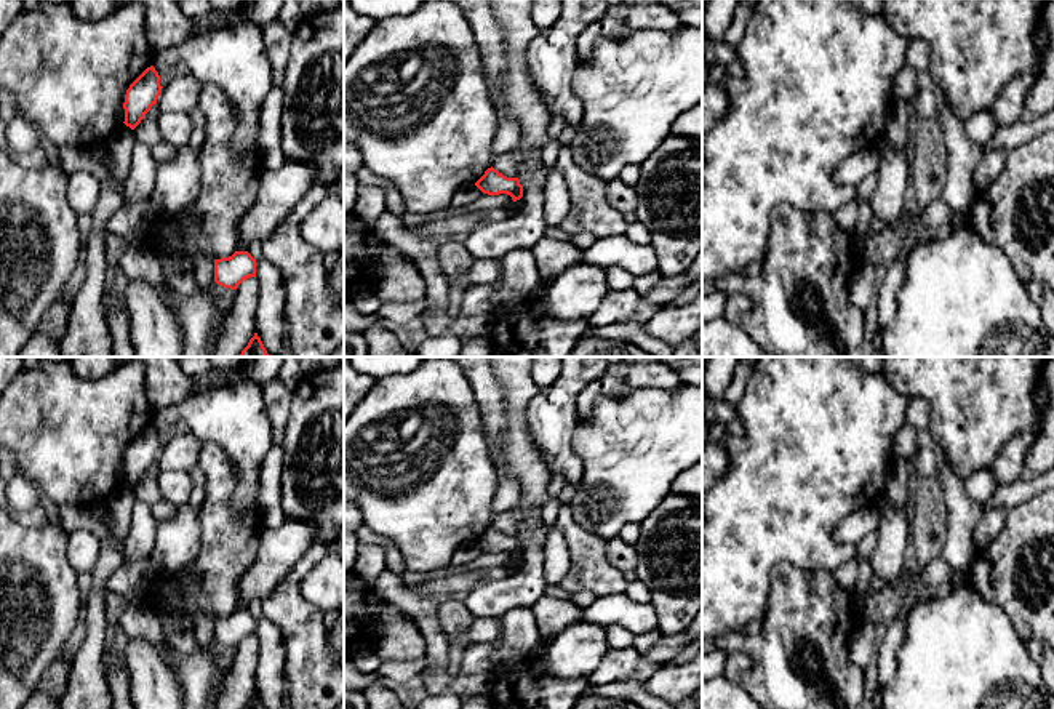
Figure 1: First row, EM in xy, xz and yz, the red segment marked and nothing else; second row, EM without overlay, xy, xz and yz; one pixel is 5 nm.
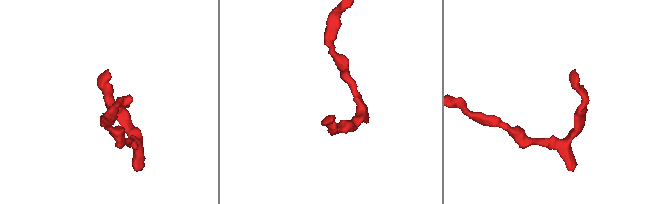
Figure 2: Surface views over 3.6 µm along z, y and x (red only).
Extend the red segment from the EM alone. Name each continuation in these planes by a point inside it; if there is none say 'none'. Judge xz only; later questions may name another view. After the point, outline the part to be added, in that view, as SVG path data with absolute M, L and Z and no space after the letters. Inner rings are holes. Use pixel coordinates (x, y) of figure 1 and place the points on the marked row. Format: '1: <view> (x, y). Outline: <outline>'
none

